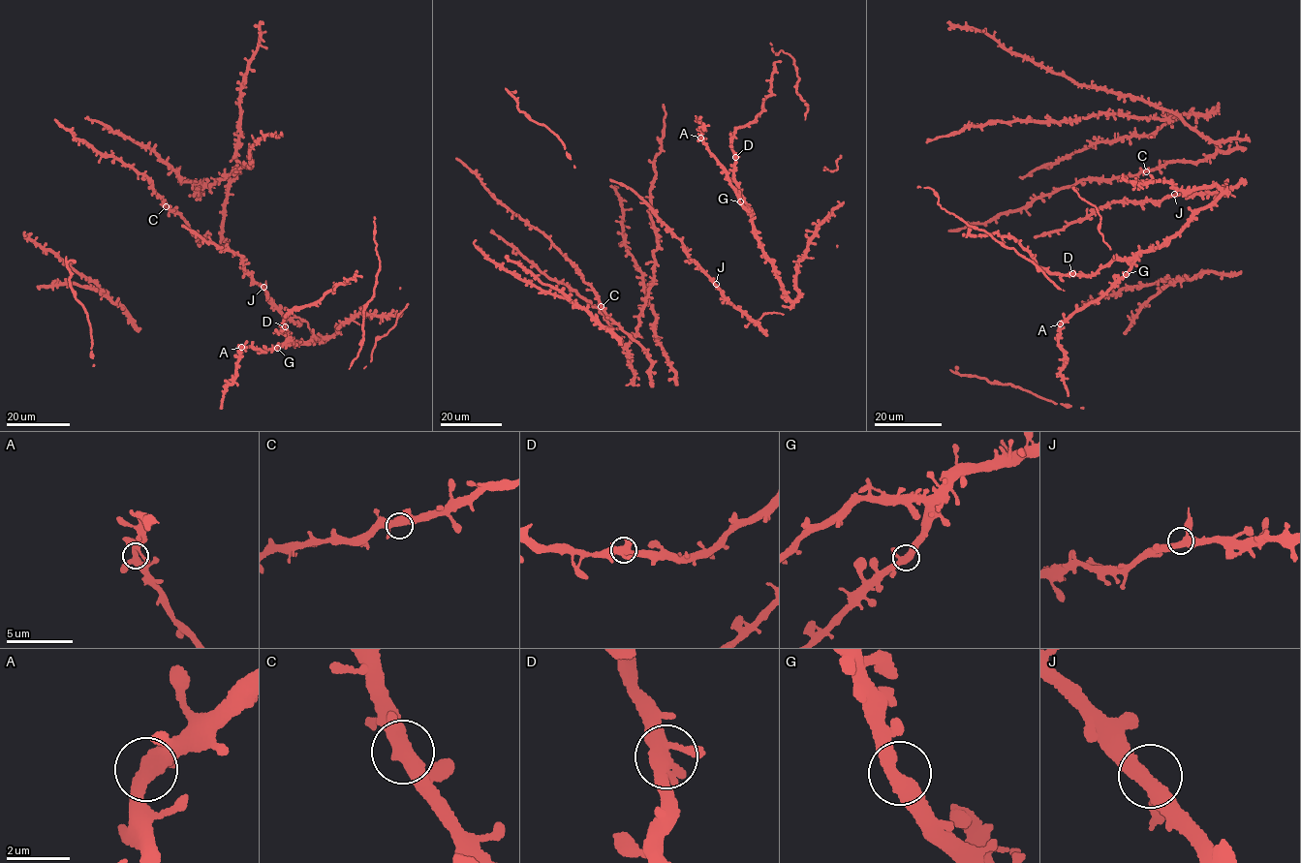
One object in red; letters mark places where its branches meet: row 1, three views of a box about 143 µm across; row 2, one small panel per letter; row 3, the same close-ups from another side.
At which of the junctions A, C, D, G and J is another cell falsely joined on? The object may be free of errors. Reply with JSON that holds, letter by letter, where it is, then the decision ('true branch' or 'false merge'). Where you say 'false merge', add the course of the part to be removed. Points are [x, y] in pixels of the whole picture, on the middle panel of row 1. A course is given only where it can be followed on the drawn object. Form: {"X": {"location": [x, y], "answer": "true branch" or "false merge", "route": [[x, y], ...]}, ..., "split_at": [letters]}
{"A": {"location": [700, 138], "answer": "true branch"}, "C": {"location": [601, 306], "answer": "true branch"}, "D": {"location": [735, 157], "answer": "true branch"}, "G": {"location": [740, 201], "answer": "true branch"}, "J": {"location": [716, 284], "answer": "true branch"}, "split_at": []}

